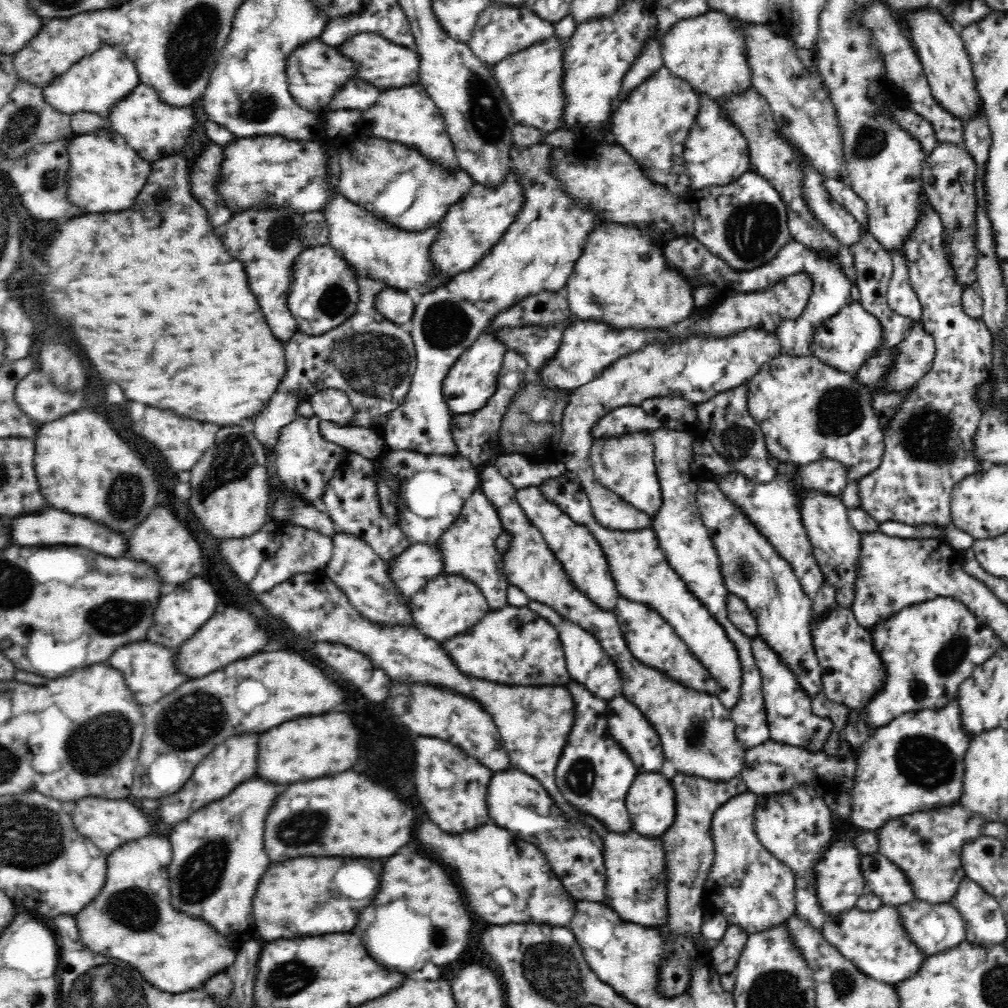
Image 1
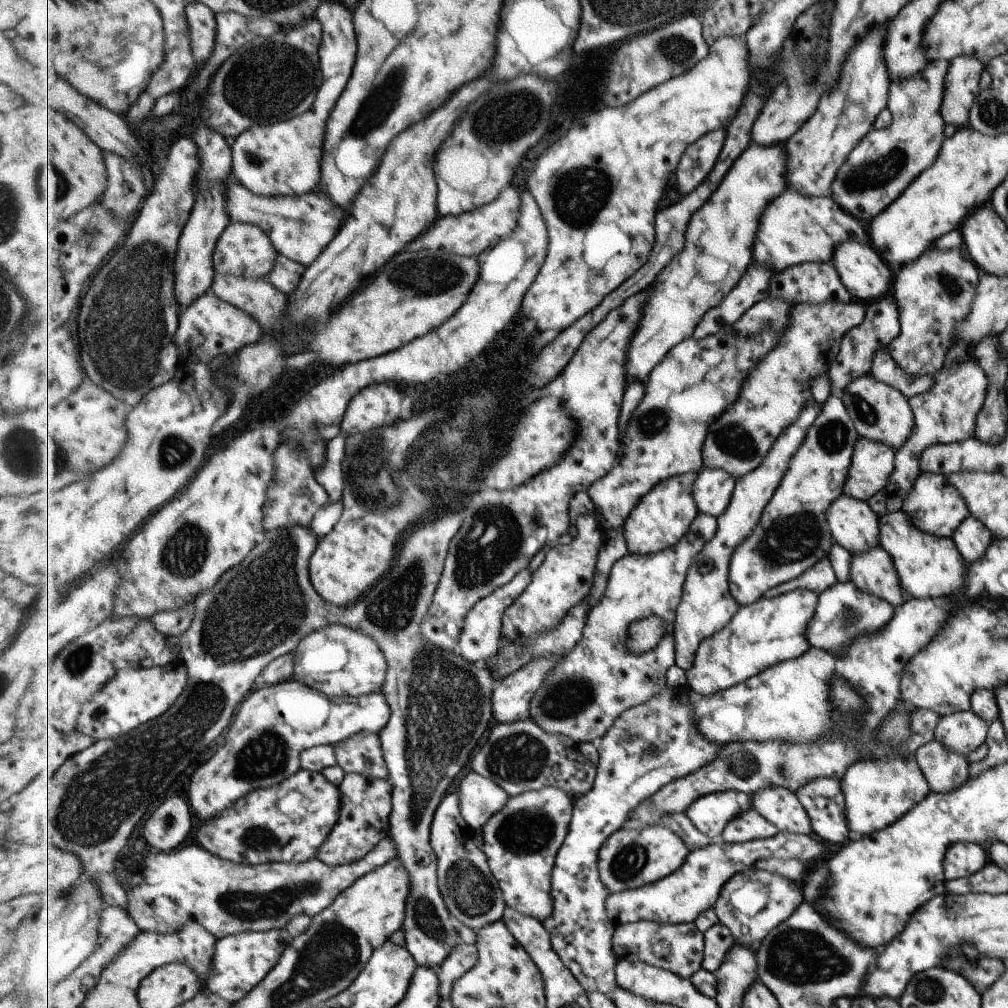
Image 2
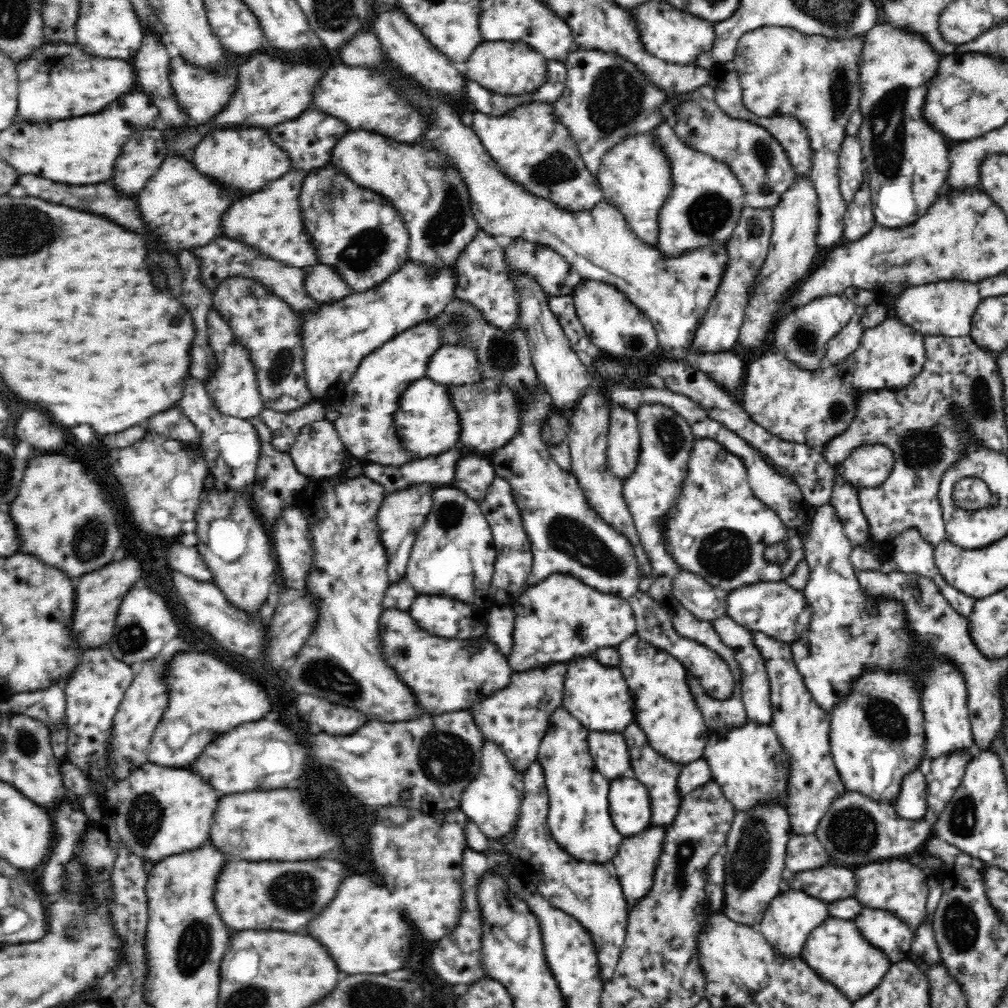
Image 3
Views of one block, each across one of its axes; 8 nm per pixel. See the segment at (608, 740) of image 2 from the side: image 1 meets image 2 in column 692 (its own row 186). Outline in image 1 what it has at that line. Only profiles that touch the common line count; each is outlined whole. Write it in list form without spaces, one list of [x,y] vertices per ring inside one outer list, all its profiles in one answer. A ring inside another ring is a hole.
[[[754,170],[746,171],[742,176],[736,177],[733,182],[724,186],[710,185],[699,189],[691,187],[685,200],[693,208],[692,236],[712,254],[724,259],[732,268],[752,270],[765,265],[785,244],[793,240],[787,223],[786,205],[780,193],[768,179]]]

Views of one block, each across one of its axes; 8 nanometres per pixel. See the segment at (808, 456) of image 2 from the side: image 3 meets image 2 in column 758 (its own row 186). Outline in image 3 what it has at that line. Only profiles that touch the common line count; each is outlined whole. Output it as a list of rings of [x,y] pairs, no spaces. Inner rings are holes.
[[[531,99],[501,115],[487,115],[475,111],[471,127],[481,138],[482,143],[502,171],[514,181],[521,182],[526,189],[530,190],[530,193],[553,199],[558,205],[571,211],[590,209],[604,199],[598,177],[594,177],[593,171],[586,167],[580,149],[578,149],[574,137],[570,135],[570,129],[558,117],[552,101]]]

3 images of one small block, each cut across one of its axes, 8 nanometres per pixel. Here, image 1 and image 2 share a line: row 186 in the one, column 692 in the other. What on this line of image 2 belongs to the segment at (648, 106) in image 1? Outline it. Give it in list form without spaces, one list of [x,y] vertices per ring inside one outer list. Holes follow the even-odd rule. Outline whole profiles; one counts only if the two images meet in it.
[[[797,589],[772,599],[761,599],[750,605],[743,605],[736,617],[720,633],[706,638],[696,654],[696,662],[691,670],[686,671],[688,686],[693,692],[705,696],[720,693],[740,682],[749,680],[769,667],[799,658],[810,648],[806,637],[807,623],[813,616],[818,593],[807,589]]]

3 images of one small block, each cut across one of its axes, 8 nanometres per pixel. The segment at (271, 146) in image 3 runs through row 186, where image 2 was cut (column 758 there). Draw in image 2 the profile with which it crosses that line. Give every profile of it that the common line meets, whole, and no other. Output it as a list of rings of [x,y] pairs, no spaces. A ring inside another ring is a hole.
[[[789,187],[776,198],[761,217],[761,238],[757,238],[757,258],[754,262],[765,265],[774,274],[805,263],[829,263],[834,250],[845,241],[869,244],[866,225],[845,212],[829,197],[810,197]]]

